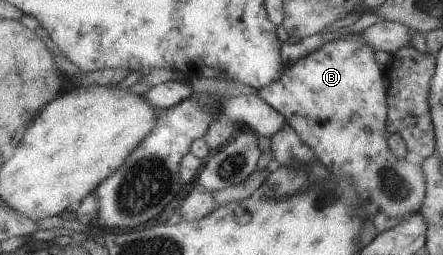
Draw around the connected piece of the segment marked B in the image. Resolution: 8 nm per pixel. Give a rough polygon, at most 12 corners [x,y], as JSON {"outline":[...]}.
{"outline":[[362,33],[258,96],[367,218],[417,213],[421,166],[387,147],[383,68]]}

